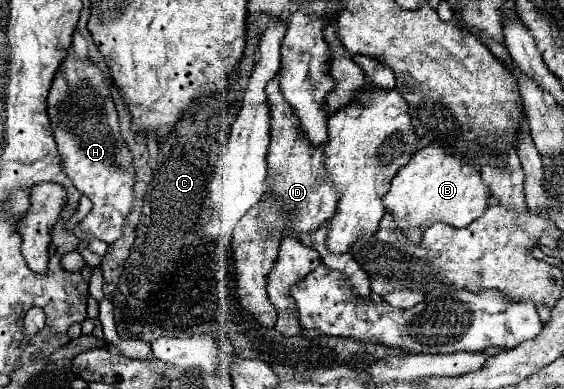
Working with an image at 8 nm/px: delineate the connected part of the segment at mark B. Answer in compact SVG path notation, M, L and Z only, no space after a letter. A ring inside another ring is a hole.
M426 146L424 150L416 152L392 178L392 186L384 196L384 206L394 216L398 230L414 244L420 244L422 232L436 222L466 228L484 214L488 208L488 198L490 192L474 166L464 164L460 158L444 152L438 146Z

